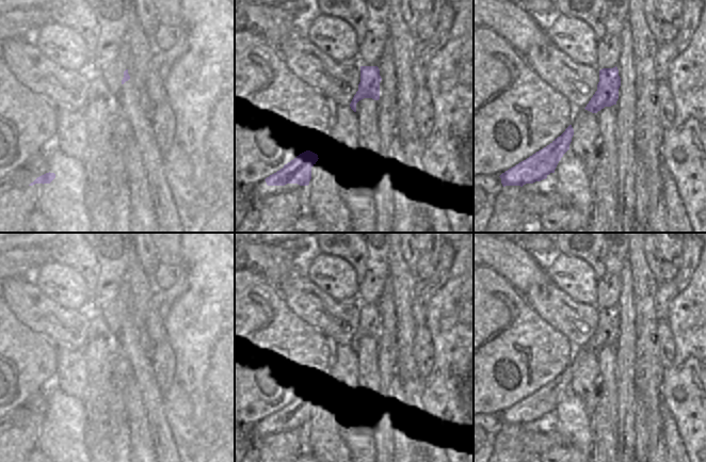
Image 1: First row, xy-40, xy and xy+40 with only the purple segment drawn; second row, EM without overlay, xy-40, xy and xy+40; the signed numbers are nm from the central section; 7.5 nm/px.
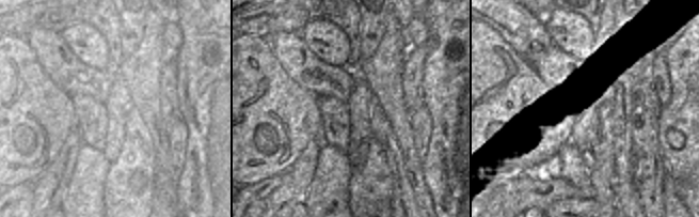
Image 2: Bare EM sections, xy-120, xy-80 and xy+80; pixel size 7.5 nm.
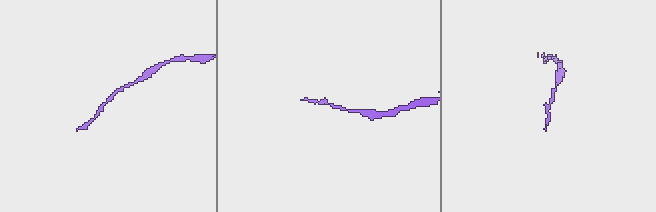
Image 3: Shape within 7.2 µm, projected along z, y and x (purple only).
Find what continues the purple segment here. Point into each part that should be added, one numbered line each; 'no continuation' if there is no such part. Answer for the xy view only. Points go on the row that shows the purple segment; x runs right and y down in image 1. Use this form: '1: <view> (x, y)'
1: xy (245, 216)

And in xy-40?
1: xy-40 (12, 212)

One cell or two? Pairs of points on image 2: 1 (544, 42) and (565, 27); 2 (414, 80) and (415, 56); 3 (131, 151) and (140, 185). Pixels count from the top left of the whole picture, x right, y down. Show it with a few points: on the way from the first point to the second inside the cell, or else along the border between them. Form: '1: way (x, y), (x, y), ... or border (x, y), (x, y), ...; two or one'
1: border (540, 19), (554, 44); two
2: way (414, 74), (415, 62); one
3: way (133, 159), (133, 176); one

